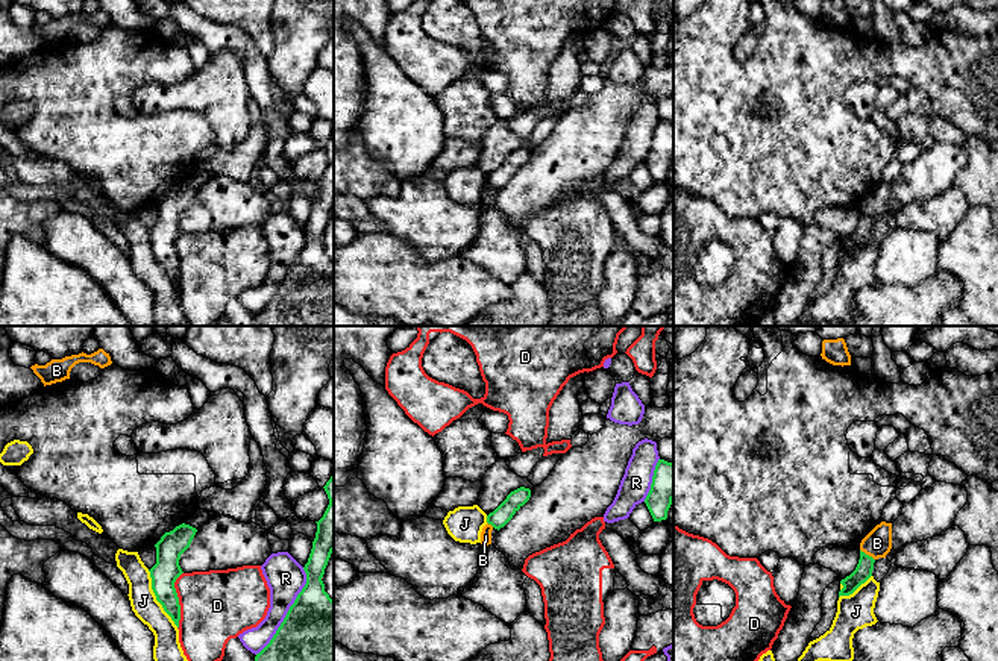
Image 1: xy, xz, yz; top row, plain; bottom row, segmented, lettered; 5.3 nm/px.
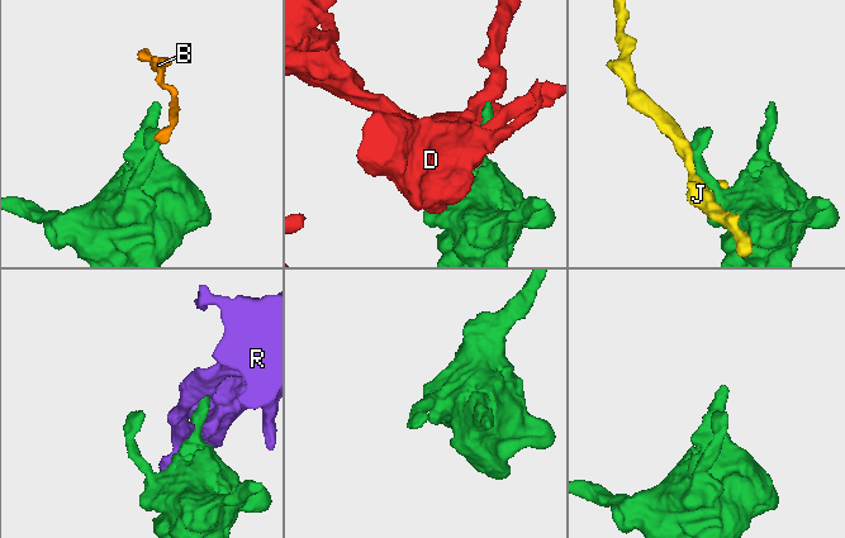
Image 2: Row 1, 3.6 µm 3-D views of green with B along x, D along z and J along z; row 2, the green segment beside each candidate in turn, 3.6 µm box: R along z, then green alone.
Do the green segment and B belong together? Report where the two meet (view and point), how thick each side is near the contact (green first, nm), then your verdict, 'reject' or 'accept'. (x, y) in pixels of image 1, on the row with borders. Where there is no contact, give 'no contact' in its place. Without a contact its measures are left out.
contact yz (868, 555); calibres 90 and 150 nm; reject

